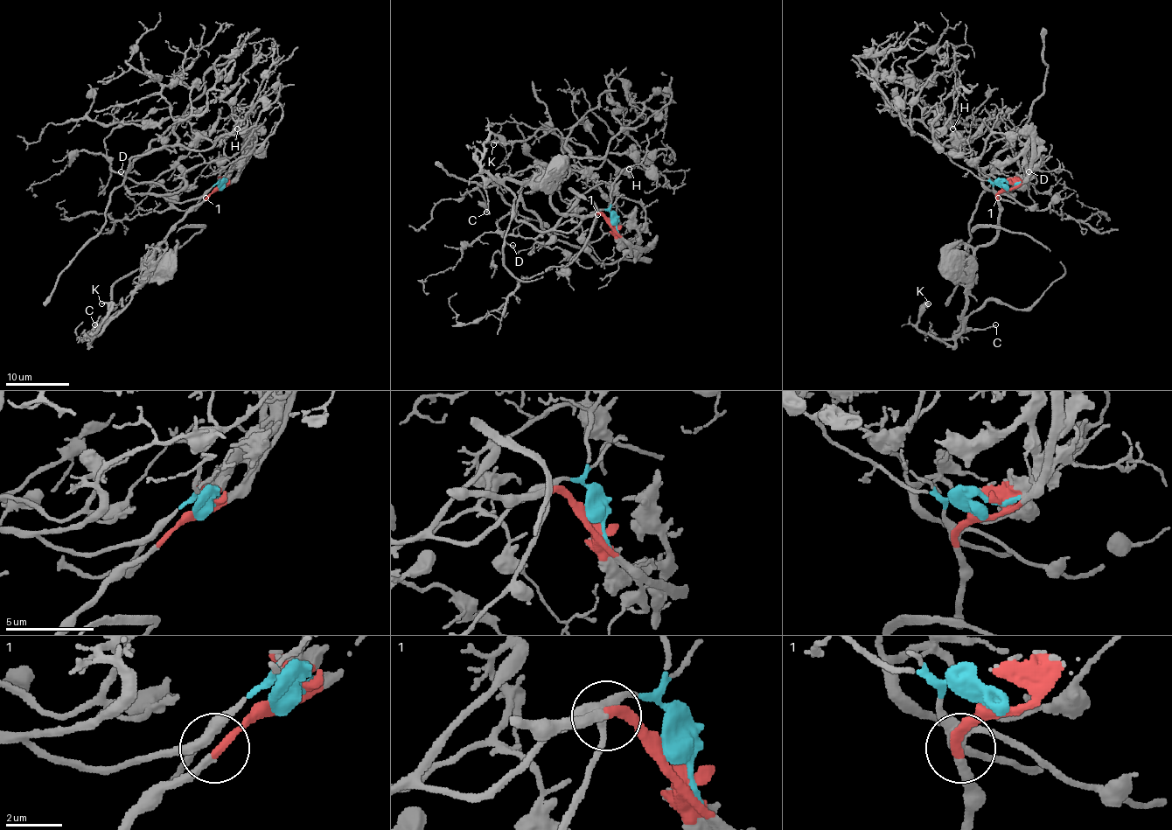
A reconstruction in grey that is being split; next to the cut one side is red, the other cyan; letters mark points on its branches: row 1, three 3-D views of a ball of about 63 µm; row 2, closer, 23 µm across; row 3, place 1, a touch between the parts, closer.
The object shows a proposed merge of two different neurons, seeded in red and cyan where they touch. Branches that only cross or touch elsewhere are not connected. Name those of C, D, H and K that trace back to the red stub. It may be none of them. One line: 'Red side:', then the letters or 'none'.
Red side: C, K

